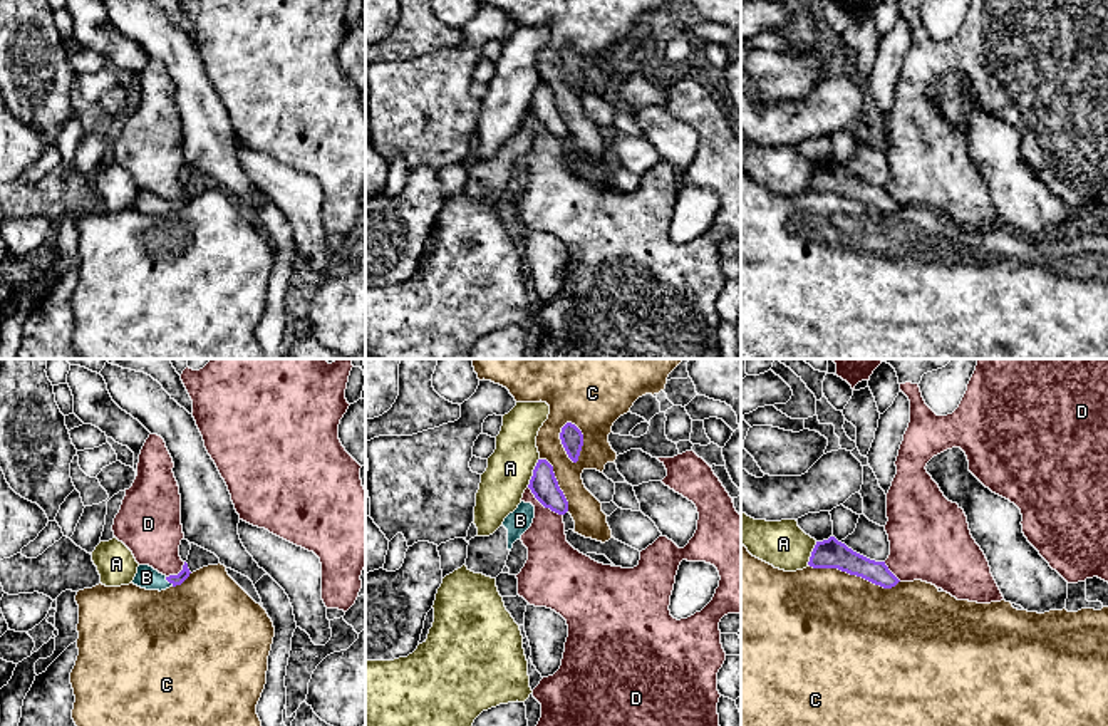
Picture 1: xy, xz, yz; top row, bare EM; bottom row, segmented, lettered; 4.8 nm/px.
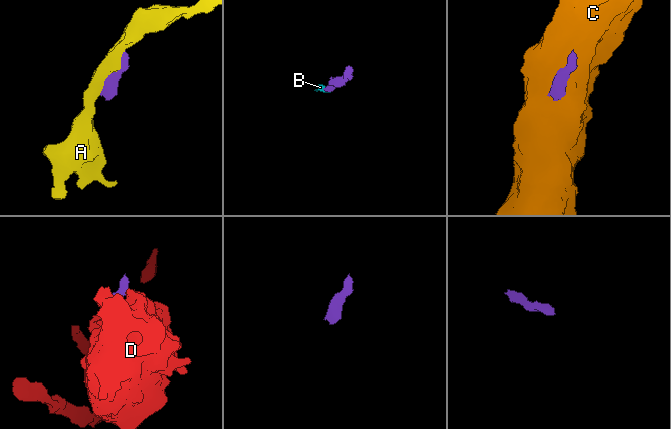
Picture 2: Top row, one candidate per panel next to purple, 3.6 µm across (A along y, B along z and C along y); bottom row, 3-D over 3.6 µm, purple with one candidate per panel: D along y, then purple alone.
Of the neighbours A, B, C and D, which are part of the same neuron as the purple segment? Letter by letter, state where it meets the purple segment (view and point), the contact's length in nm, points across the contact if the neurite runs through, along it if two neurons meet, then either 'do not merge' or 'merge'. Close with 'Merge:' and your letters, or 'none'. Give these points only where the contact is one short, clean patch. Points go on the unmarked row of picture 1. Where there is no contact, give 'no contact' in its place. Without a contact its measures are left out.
A: contact xz (533, 98); length 160 nm; do not merge
B: contact xy (170, 207); length 60 nm; way xy (178, 203), (170, 207), (146, 202); merge
C: contact yz (855, 198); length 440 nm; do not merge
D: contact xz (543, 129); length 220 nm; border xz (528, 111), (545, 131), (562, 140); do not merge
Merge: B

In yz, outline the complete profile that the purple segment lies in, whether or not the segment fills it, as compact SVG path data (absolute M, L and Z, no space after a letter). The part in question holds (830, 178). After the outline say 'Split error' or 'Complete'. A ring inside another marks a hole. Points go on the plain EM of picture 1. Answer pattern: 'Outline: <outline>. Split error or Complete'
Outline: M835 161L828 164L816 166L810 186L813 193L838 193L850 200L862 201L883 213L895 211L900 205L888 194L885 186L870 184L845 168L838 166Z. Complete

